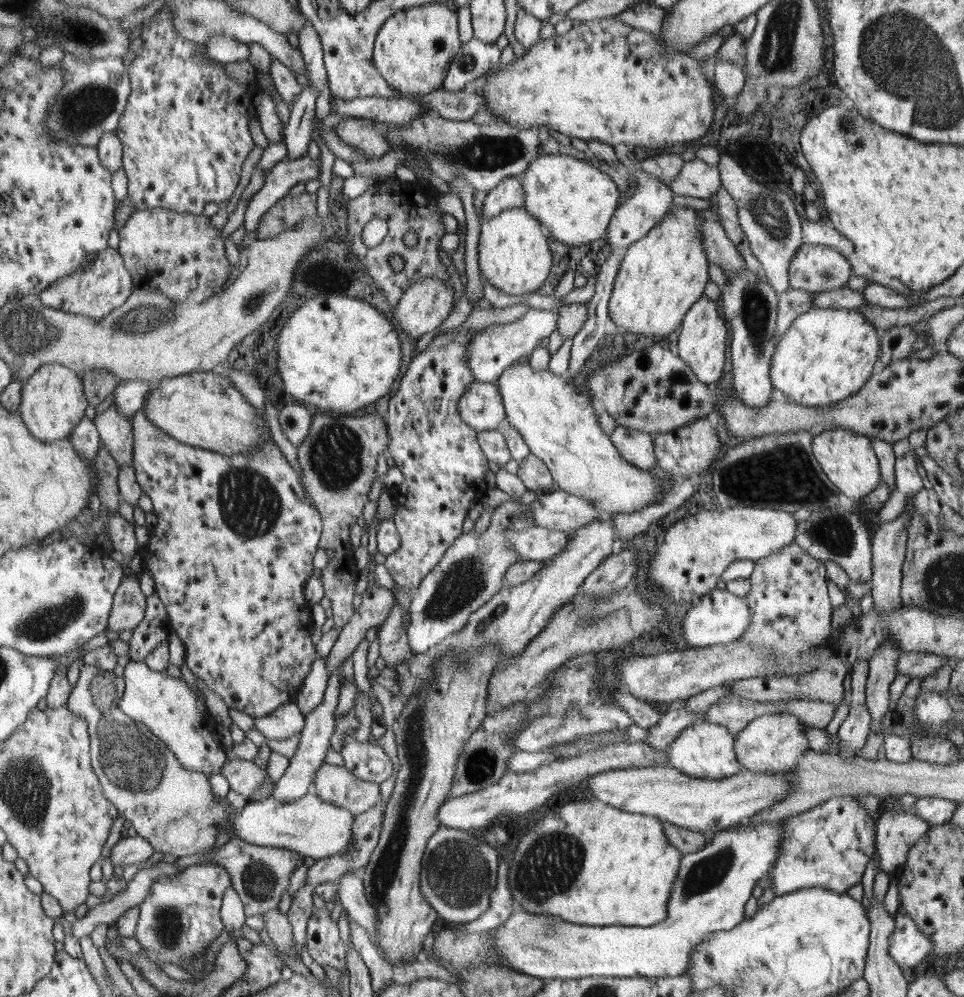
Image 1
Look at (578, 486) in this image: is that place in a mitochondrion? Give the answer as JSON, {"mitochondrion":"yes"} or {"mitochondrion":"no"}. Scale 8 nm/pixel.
{"mitochondrion":"no"}

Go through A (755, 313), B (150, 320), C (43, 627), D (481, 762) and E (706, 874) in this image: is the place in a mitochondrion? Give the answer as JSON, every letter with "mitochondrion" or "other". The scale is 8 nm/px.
{"A":"mitochondrion","B":"mitochondrion","C":"mitochondrion","D":"mitochondrion","E":"mitochondrion"}

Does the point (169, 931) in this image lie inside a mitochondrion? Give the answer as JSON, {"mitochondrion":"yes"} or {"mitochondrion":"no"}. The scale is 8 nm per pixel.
{"mitochondrion":"yes"}

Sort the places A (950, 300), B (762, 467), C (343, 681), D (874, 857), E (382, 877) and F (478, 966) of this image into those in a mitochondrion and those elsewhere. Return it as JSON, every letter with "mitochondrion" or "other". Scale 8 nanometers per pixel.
{"A":"other","B":"mitochondrion","C":"other","D":"other","E":"mitochondrion","F":"other"}

